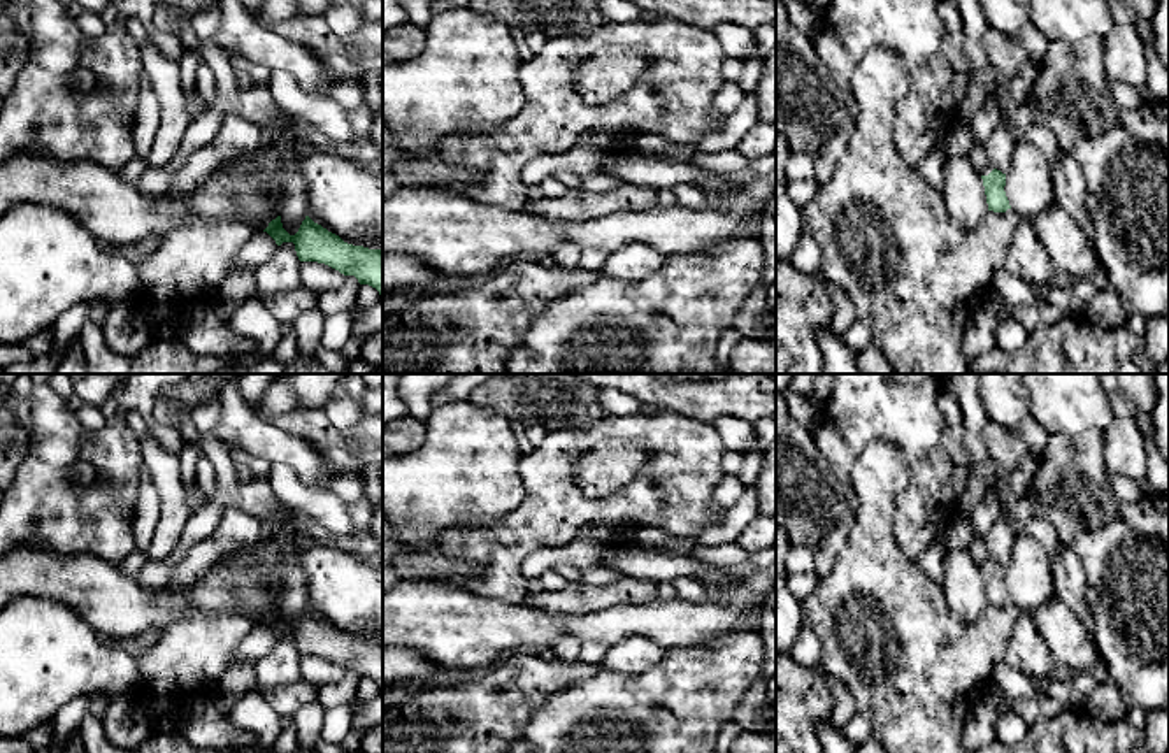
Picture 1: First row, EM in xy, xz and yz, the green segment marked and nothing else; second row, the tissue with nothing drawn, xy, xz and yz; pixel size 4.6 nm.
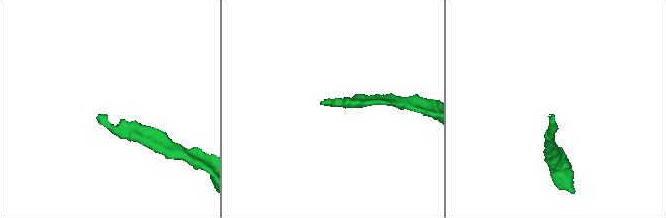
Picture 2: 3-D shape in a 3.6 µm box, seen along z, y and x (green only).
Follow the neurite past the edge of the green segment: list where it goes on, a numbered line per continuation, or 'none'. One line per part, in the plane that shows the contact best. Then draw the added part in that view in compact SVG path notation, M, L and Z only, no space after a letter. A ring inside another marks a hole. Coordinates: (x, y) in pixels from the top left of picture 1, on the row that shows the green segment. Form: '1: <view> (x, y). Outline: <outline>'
1: yz (999, 146). Outline: M1002 123L985 142L988 165L981 176L988 176L993 169L1008 174L1011 169L1011 156L1016 146L1018 135L1013 126Z

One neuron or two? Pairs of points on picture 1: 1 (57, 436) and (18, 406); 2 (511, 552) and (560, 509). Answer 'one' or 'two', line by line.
1: two
2: one

